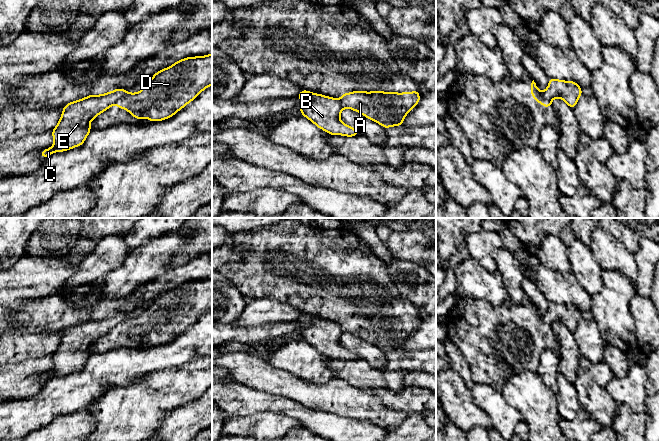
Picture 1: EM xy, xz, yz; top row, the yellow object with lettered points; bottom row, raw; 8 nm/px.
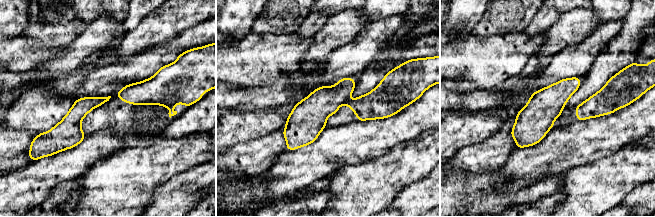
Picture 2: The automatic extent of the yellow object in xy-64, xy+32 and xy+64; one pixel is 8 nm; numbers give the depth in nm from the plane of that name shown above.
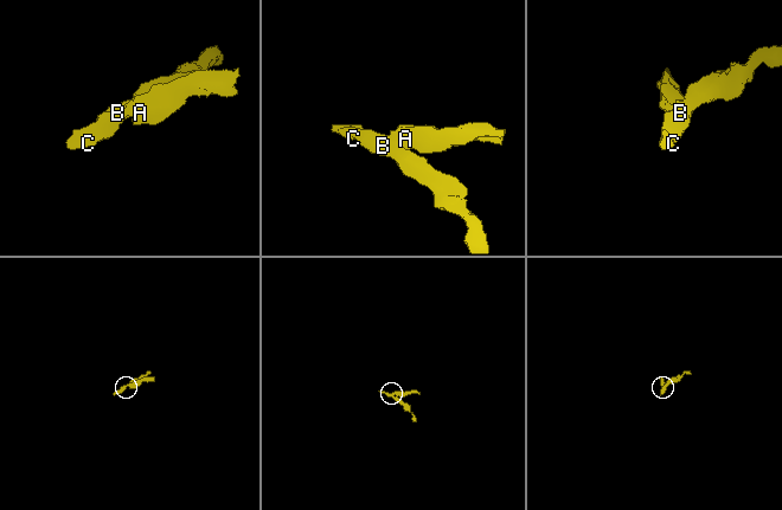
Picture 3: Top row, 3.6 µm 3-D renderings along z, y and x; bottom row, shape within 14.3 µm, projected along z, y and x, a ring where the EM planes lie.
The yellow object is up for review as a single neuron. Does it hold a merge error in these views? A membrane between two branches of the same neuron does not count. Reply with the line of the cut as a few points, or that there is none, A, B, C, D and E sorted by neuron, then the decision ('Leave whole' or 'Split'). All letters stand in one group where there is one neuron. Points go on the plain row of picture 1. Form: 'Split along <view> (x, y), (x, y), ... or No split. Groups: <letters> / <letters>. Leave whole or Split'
Split along xy (127, 316), (113, 327). Groups: A D / B C E. Split

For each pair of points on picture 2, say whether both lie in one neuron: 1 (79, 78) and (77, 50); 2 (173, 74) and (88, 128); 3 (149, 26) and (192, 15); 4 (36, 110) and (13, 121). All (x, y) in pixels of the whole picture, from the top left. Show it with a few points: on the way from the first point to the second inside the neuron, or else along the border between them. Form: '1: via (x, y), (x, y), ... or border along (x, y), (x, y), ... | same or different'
1: border along (80, 70), (60, 74), (55, 77) | different
2: via (152, 95), (132, 103), (123, 112), (109, 115) | same
3: via (160, 26), (174, 16), (181, 15) | same
4: via (30, 111), (19, 116) | same

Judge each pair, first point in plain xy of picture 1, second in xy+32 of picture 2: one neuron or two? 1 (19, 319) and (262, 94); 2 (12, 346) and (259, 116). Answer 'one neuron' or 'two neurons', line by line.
1: one neuron
2: one neuron

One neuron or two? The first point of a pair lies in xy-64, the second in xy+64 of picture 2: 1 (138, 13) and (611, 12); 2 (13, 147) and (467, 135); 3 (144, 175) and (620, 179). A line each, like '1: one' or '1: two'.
1: one
2: two
3: one

